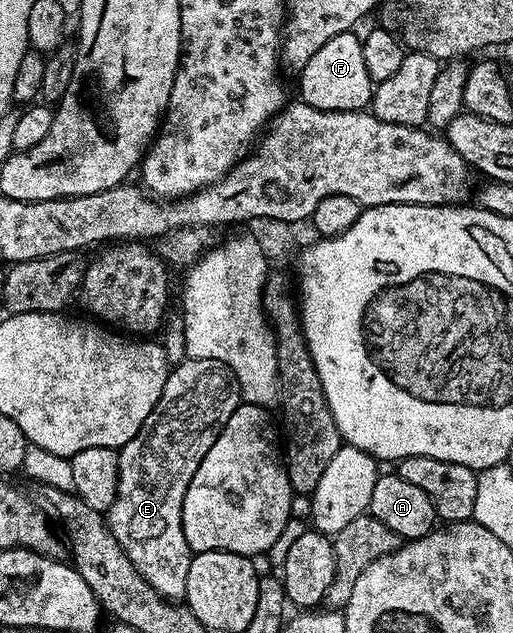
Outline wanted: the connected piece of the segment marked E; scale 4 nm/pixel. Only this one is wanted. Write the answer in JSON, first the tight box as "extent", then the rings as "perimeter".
{"extent":[107,358,242,602],"perimeter":[[[188,358],[182,361],[178,368],[176,365],[170,371],[163,394],[159,394],[159,402],[155,402],[155,410],[147,414],[139,434],[135,434],[131,442],[119,449],[117,496],[107,511],[109,531],[135,570],[147,578],[149,585],[159,595],[174,602],[180,601],[185,595],[191,559],[189,543],[183,534],[183,498],[187,494],[187,486],[191,486],[191,478],[195,470],[199,470],[199,462],[203,462],[207,450],[211,450],[215,438],[219,438],[227,418],[231,418],[237,405],[242,403],[237,379],[223,362]]]}

